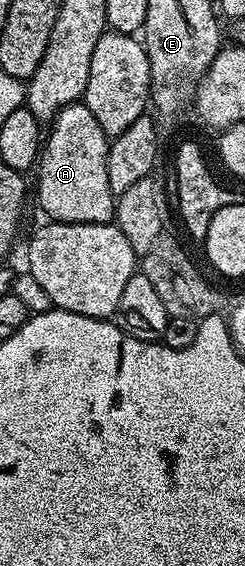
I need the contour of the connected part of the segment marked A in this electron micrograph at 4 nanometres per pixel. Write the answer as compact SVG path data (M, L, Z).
M84 103L64 107L49 122L36 166L38 205L50 221L110 223L116 195L108 187L108 138Z

